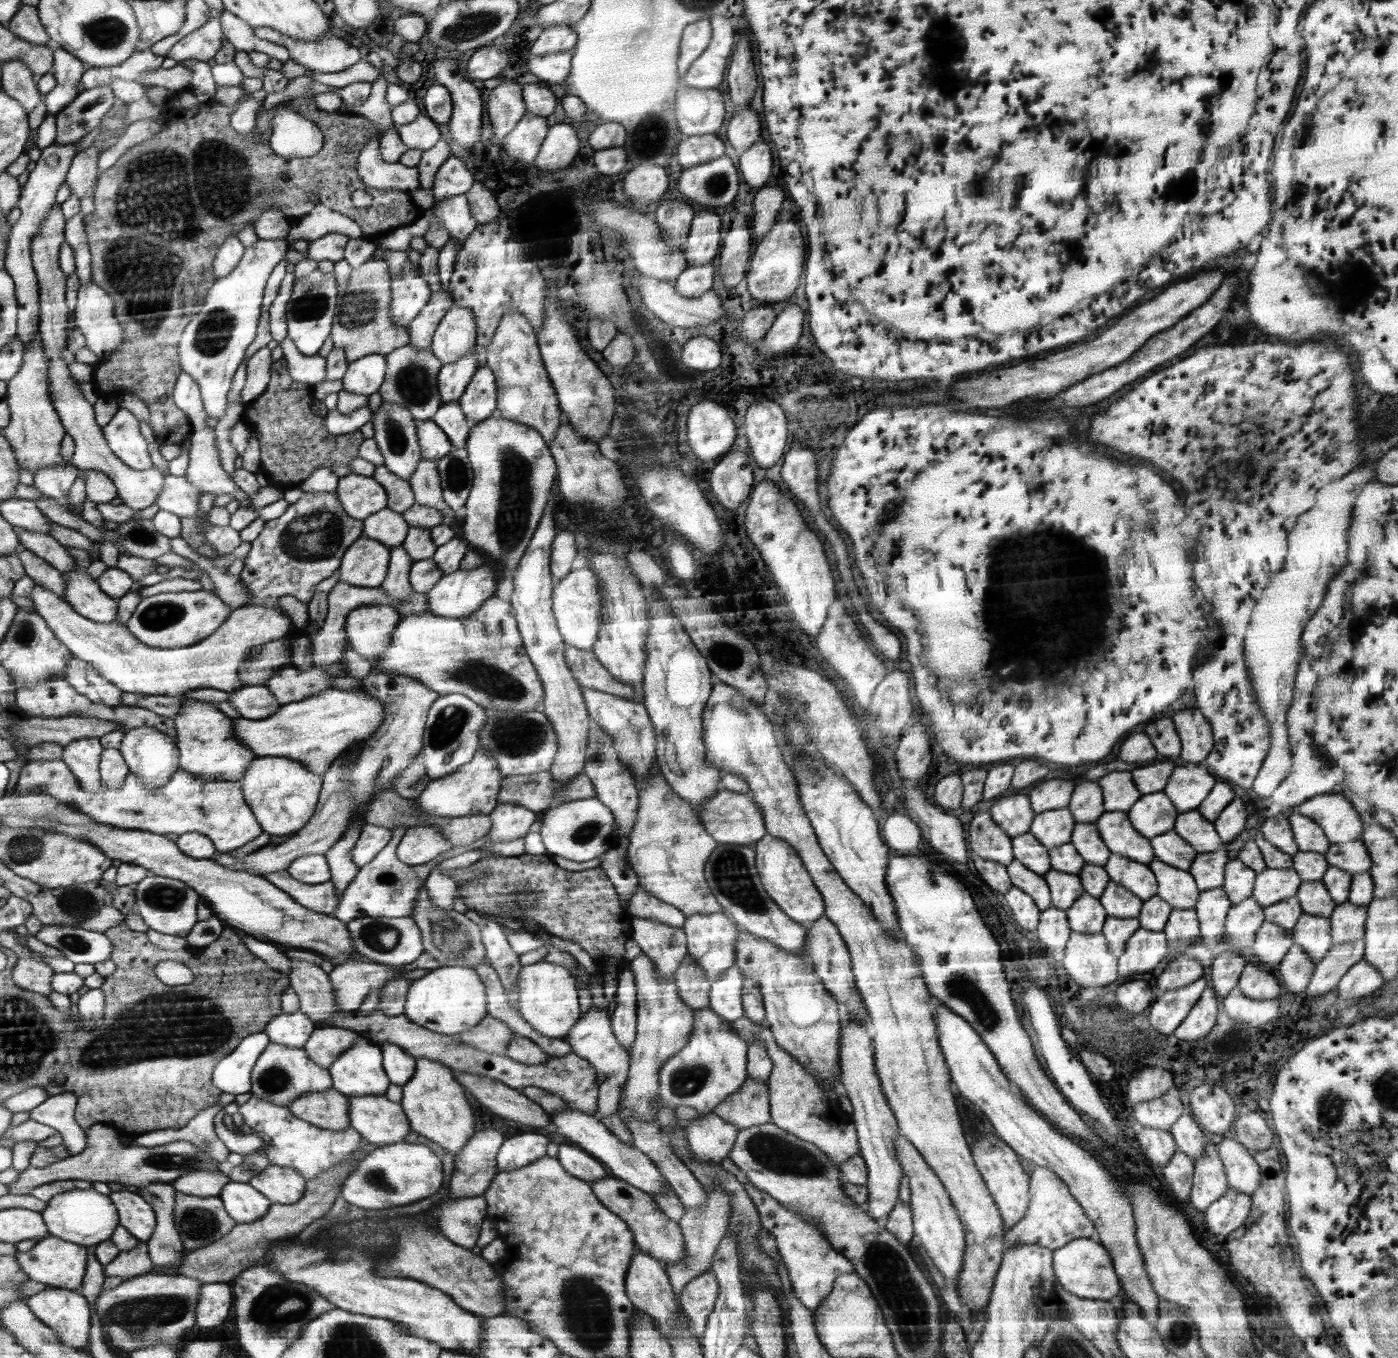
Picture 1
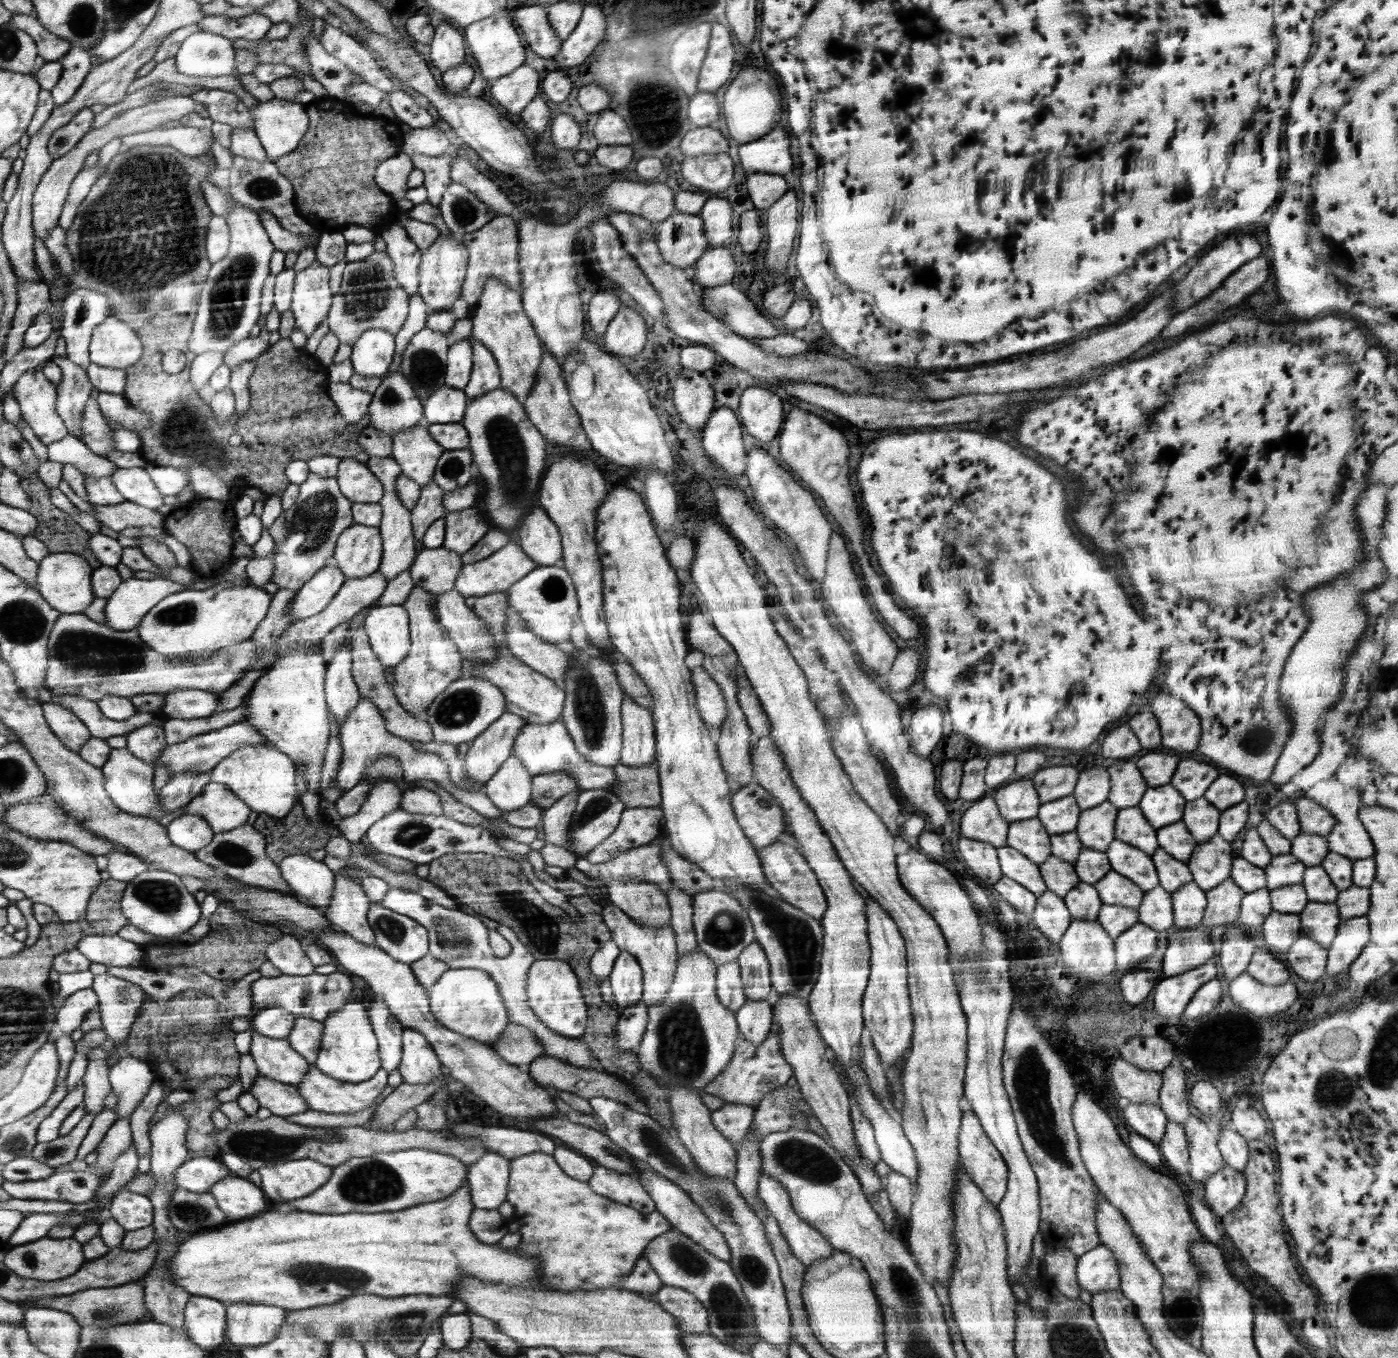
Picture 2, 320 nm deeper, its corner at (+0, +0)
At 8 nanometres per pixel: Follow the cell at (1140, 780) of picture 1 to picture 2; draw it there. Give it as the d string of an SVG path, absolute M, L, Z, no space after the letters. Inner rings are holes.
M1153 751L1141 756L1136 765L1146 785L1152 788L1171 784L1179 761L1180 758L1176 755Z

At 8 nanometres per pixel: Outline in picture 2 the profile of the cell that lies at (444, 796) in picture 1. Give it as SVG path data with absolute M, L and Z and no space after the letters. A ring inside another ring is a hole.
M505 711L499 720L496 720L487 731L483 732L483 735L480 735L478 739L462 750L461 756L464 759L466 777L478 784L481 789L490 783L498 774L502 765L510 758L511 753L514 751L515 741L526 724L527 722L522 717Z

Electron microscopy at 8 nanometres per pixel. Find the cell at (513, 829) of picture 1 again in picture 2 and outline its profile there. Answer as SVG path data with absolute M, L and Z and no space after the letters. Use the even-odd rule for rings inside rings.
M511 755L482 790L496 808L503 811L516 810L531 804L531 778L520 758Z

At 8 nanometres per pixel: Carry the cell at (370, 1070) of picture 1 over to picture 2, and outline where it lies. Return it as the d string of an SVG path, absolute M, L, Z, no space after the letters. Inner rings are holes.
M352 997L344 1008L323 1020L323 1023L325 1032L322 1048L314 1066L345 1083L359 1083L374 1078L382 1068L382 1057L379 1055L379 1041L368 1015L367 1005Z

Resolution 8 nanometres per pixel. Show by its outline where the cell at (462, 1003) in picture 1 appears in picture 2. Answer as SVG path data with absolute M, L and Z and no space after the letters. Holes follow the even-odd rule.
M449 968L438 983L427 990L430 1009L446 1028L494 1047L510 1023L502 995L491 974L477 968Z

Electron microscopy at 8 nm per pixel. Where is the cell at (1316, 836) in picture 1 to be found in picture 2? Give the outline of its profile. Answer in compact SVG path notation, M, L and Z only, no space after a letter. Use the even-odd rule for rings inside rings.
M1299 795L1295 803L1302 834L1327 837L1332 832L1337 820L1326 808L1322 808L1317 802L1304 795Z

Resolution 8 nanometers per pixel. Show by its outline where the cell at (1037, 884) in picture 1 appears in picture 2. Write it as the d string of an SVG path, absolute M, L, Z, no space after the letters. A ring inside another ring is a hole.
M1005 845L998 848L996 853L1003 876L1012 878L1036 896L1040 896L1047 889L1039 865L1028 860L1018 849Z

